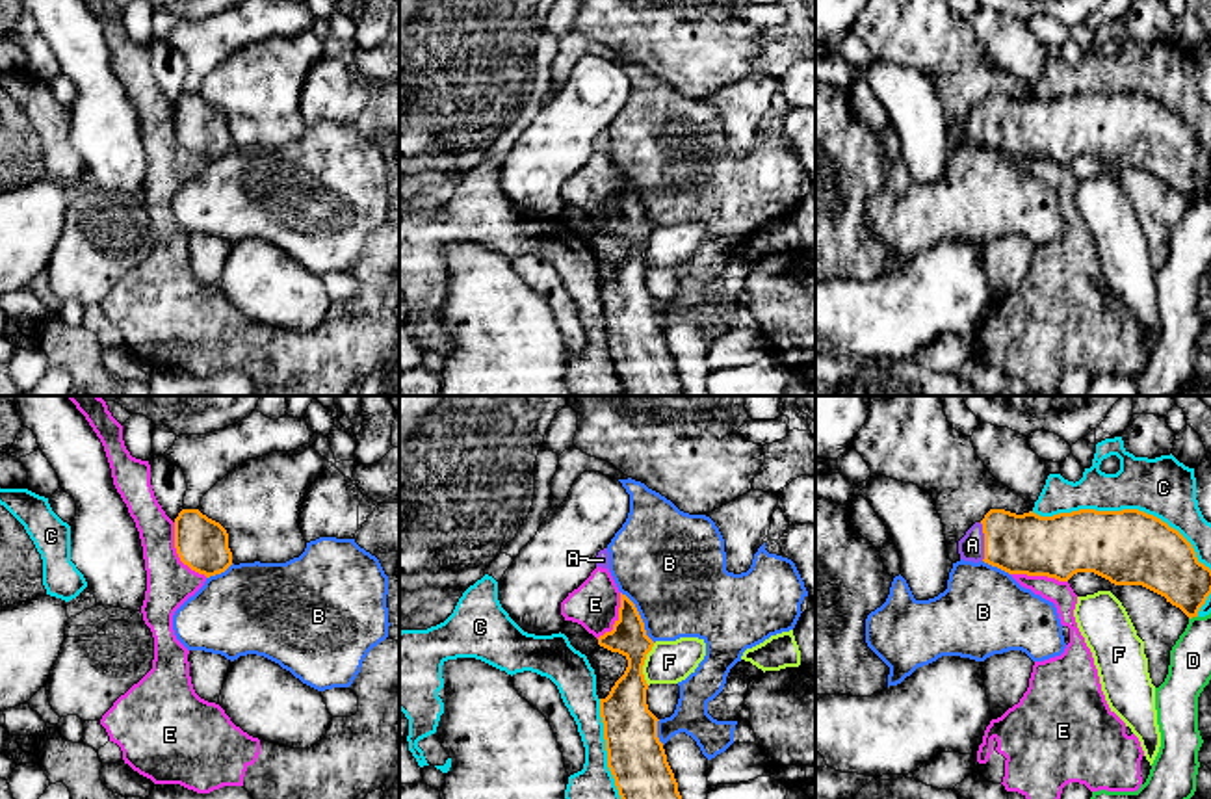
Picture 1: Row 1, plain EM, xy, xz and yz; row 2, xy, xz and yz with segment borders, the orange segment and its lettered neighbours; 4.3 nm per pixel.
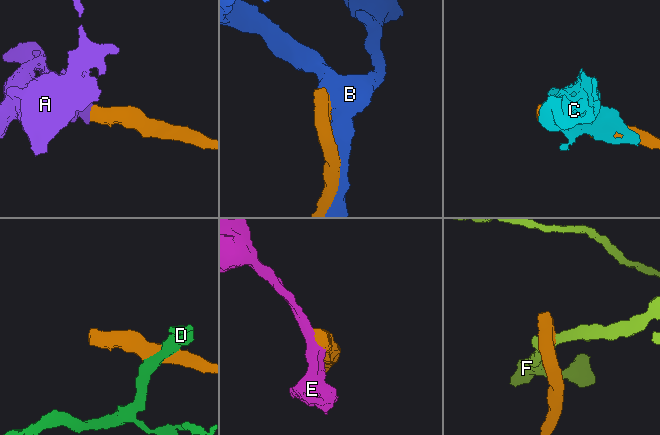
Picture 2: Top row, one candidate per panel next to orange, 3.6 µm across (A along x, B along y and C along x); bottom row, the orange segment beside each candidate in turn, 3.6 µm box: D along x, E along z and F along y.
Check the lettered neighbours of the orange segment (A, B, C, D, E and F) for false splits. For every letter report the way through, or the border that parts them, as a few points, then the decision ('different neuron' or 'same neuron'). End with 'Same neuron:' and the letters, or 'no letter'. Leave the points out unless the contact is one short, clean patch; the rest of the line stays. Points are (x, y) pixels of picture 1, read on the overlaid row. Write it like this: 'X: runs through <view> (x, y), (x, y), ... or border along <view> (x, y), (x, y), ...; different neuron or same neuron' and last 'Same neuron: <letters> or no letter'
A: runs through yz (1033, 545), (985, 541), (972, 545); same neuron
B: different neuron
C: different neuron
D: different neuron
E: different neuron
F: border along xz (654, 643), (643, 666), (647, 684); different neuron
Same neuron: A

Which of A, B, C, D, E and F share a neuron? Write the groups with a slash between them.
A / B / C / D / E / F

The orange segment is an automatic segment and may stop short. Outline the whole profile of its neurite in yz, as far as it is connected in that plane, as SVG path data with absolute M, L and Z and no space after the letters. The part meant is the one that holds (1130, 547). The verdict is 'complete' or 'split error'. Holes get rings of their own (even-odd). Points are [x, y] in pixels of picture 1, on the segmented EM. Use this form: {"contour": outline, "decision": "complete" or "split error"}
{"contour": "M990 509L958 541L958 554L964 561L984 561L1009 574L1068 582L1077 572L1094 572L1114 585L1142 585L1165 596L1189 619L1198 617L1211 595L1211 569L1198 561L1192 544L1161 518L1139 509L1079 509L1053 517Z", "decision": "split error"}

